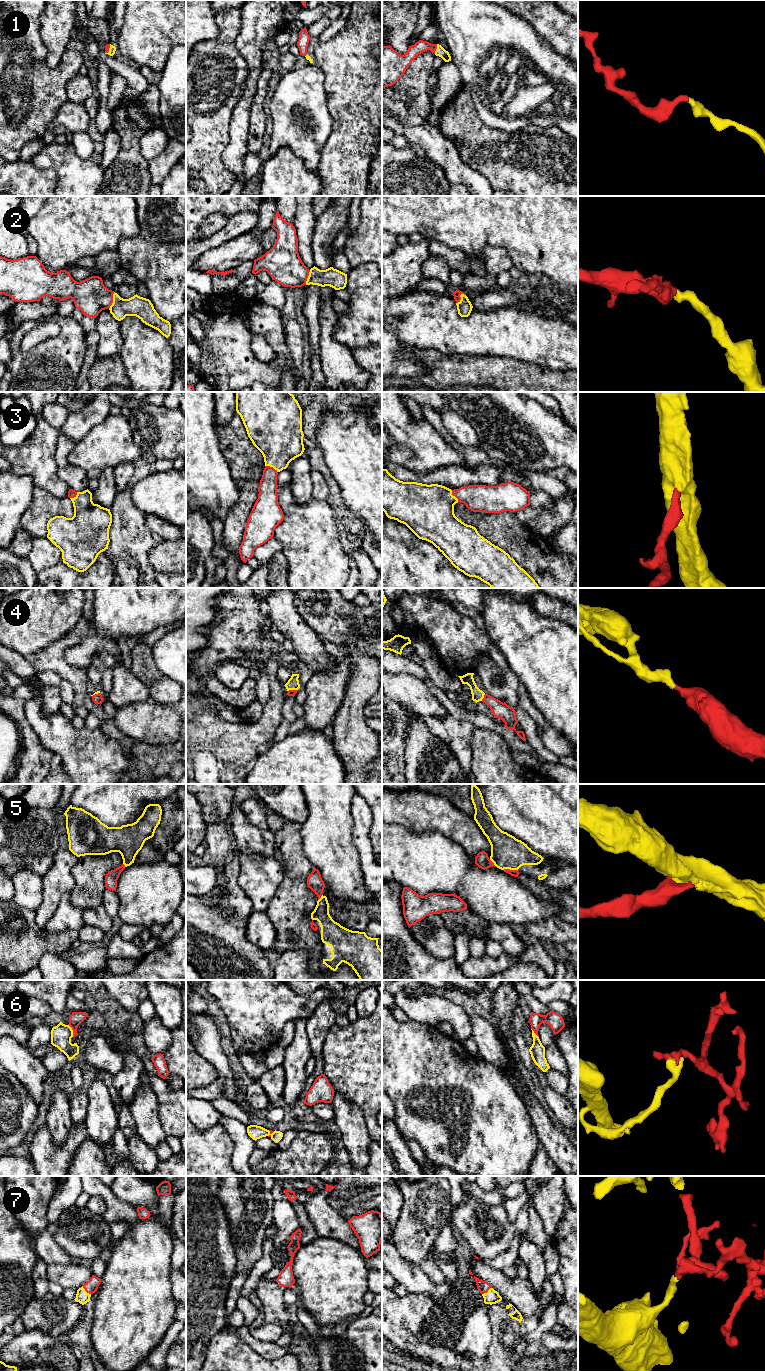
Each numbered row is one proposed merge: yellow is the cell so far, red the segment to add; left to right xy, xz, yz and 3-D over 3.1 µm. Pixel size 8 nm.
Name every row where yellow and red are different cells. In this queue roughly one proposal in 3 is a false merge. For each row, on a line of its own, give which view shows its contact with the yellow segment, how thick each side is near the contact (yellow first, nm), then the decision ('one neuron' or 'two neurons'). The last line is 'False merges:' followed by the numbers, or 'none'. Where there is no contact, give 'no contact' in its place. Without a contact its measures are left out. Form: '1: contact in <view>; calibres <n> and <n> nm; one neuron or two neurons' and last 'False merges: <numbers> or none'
1: contact in yz; calibres 80 and 100 nm; one neuron
2: contact in xy; calibres 160 and 280 nm; one neuron
3: contact in xz; calibres 380 and 160 nm; one neuron
4: contact in yz; calibres 100 and 130 nm; one neuron
5: contact in yz; calibres 260 and 60 nm; one neuron
6: contact in xy; calibres 170 and 110 nm; one neuron
7: contact in yz; calibres 110 and 100 nm; one neuron
False merges: none

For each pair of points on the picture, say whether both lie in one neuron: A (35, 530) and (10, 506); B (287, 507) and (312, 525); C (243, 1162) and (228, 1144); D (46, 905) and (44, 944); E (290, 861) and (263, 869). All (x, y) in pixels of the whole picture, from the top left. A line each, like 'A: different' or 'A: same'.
A: different
B: same
C: different
D: different
E: different

